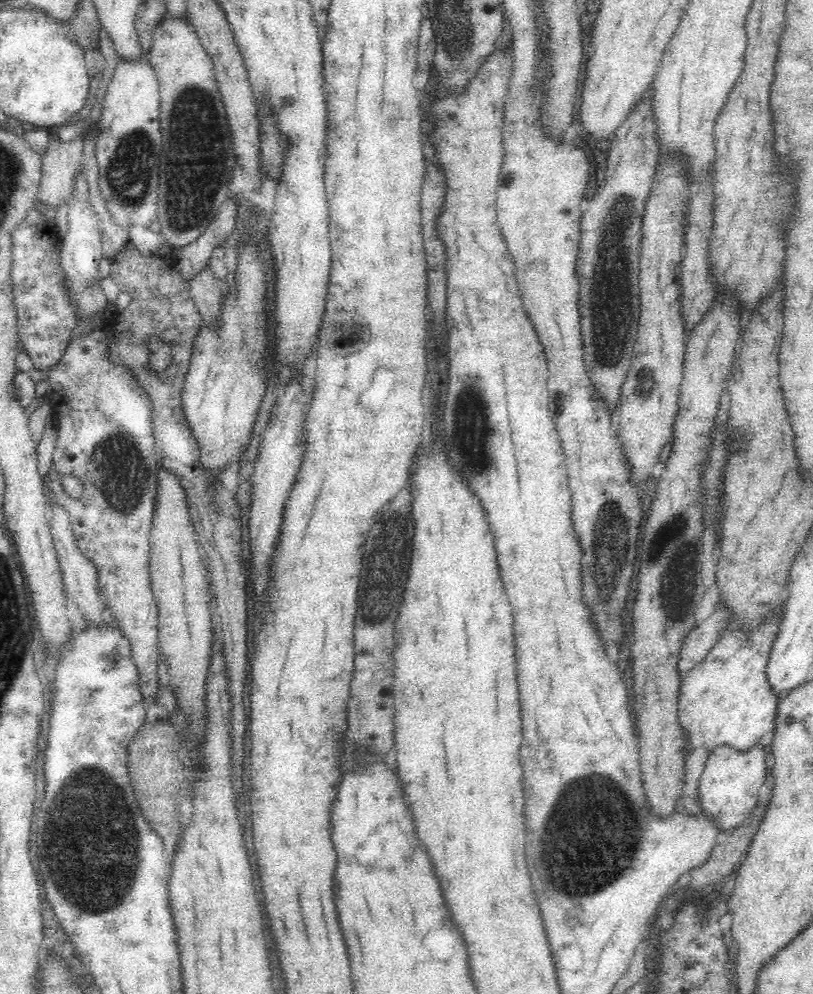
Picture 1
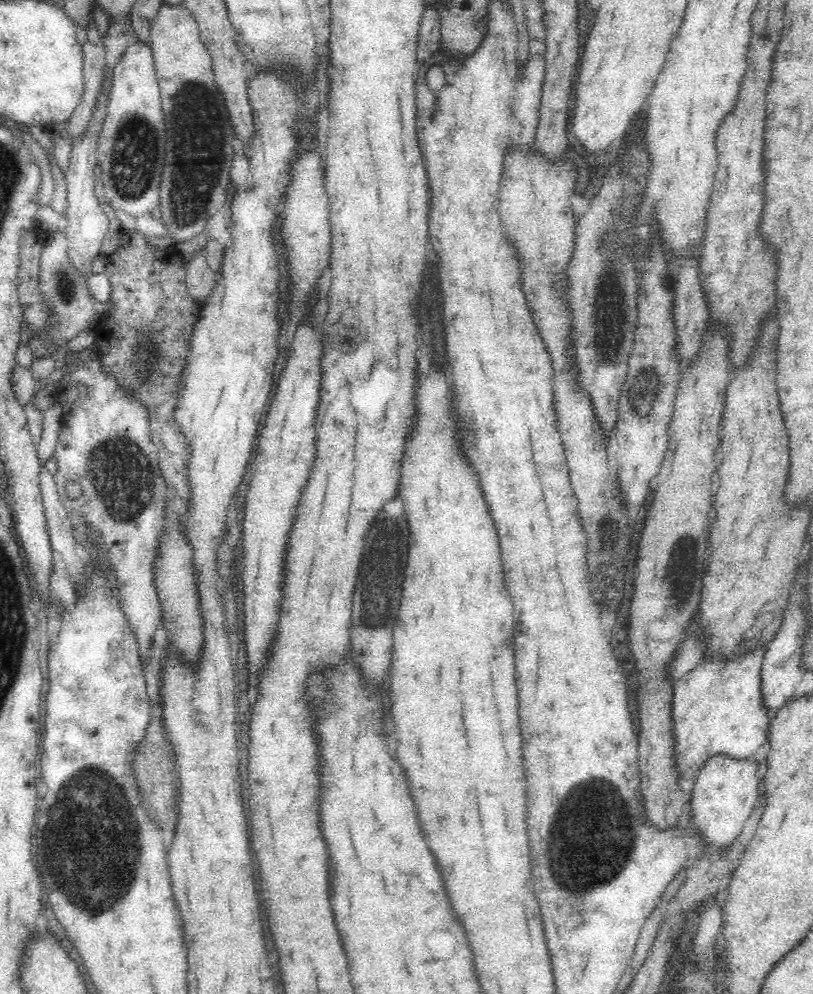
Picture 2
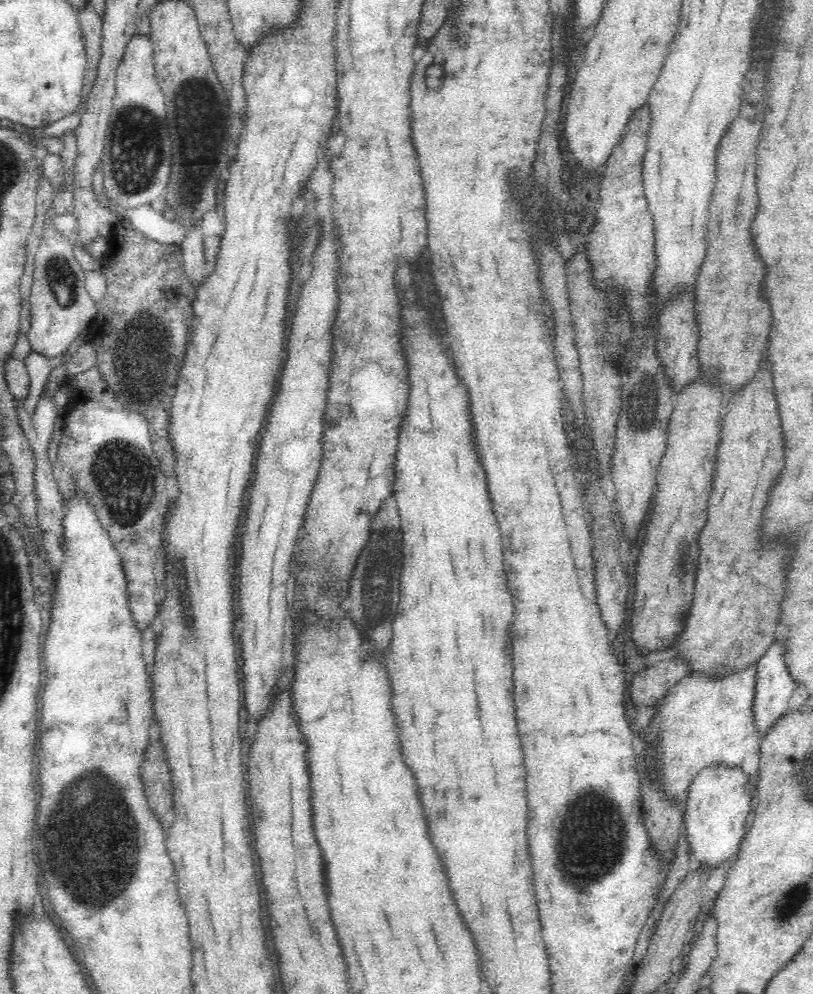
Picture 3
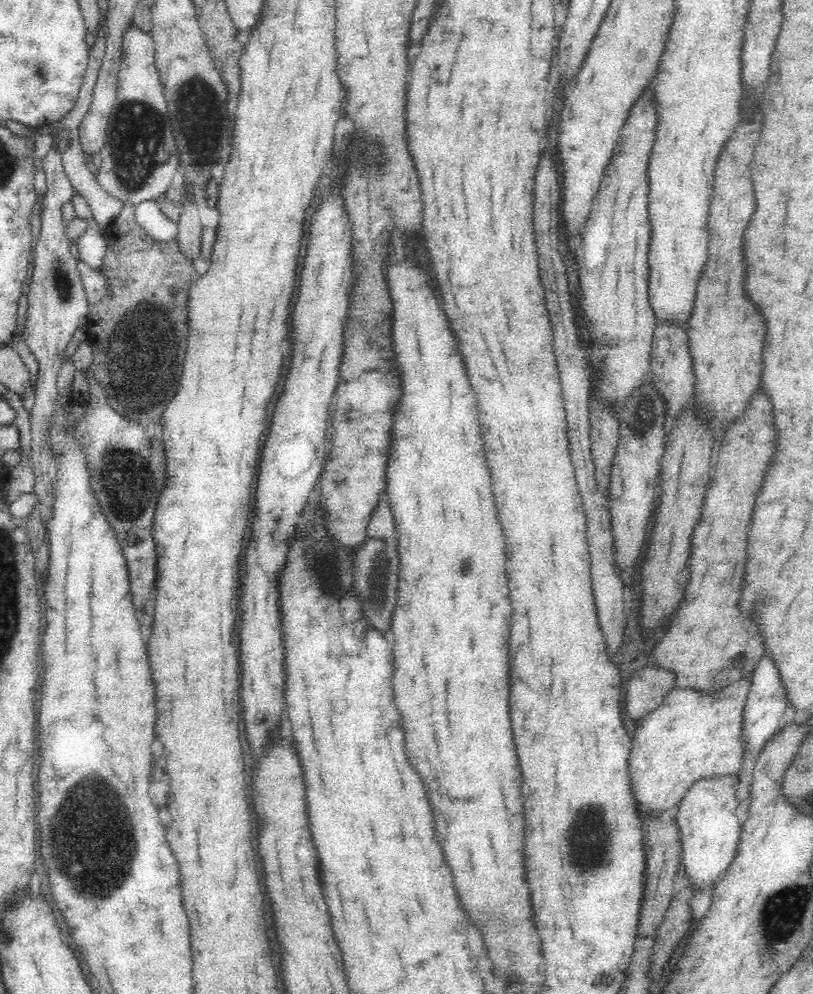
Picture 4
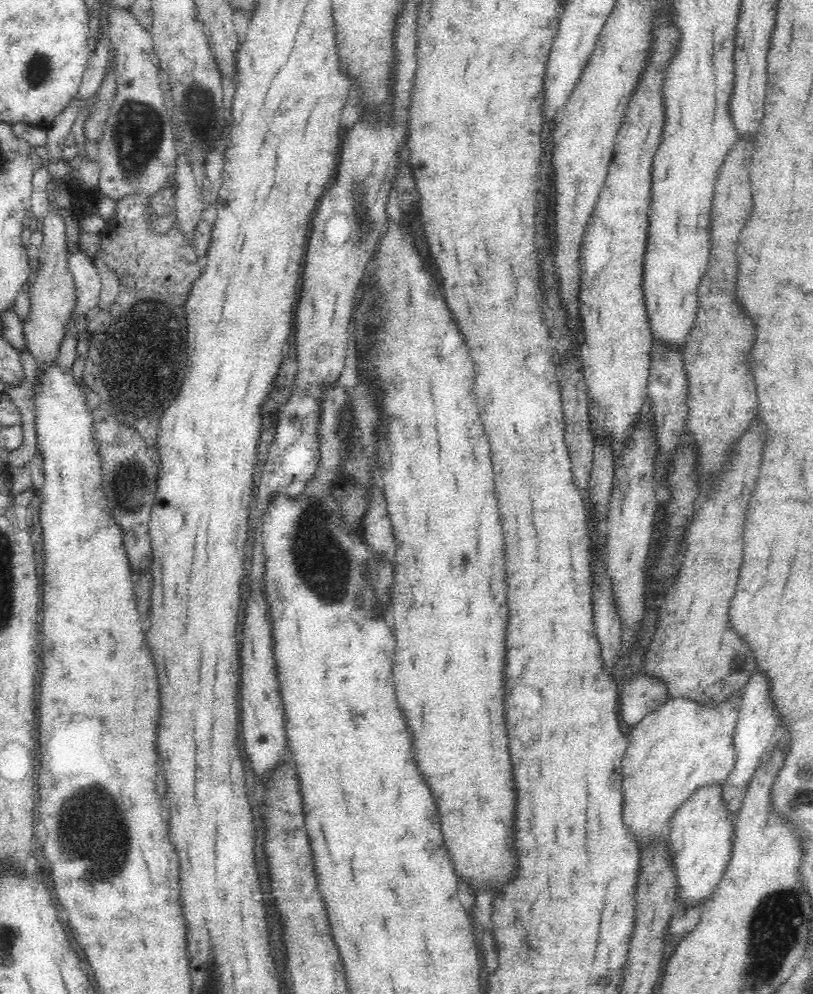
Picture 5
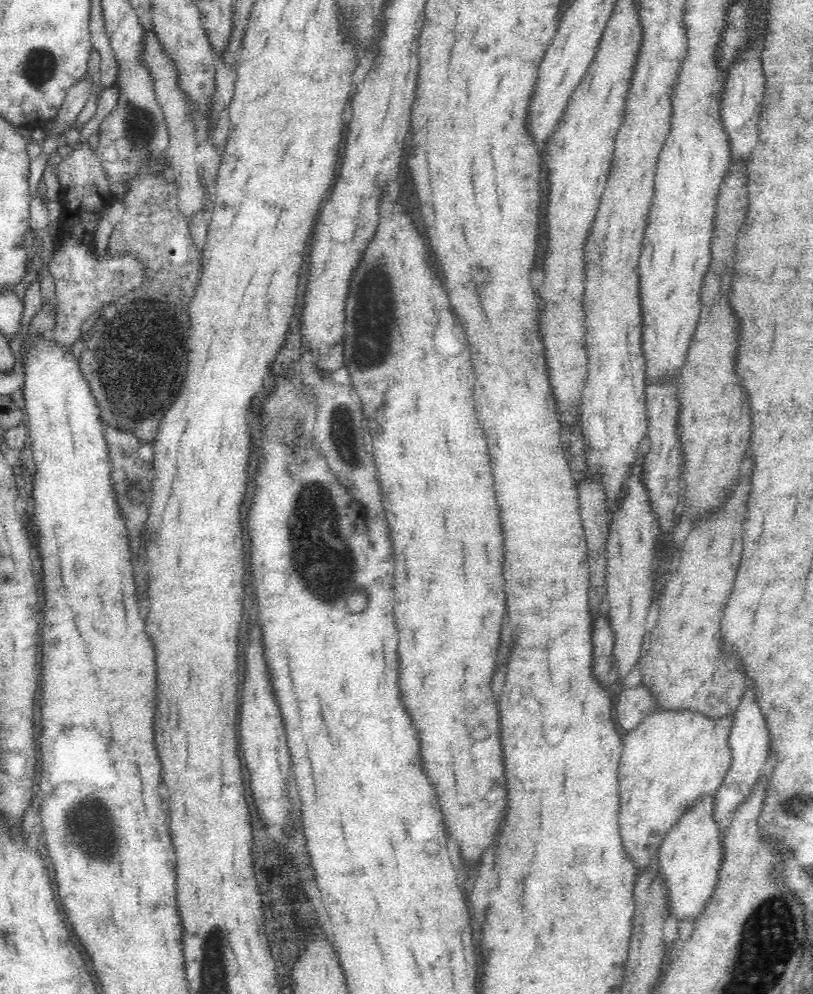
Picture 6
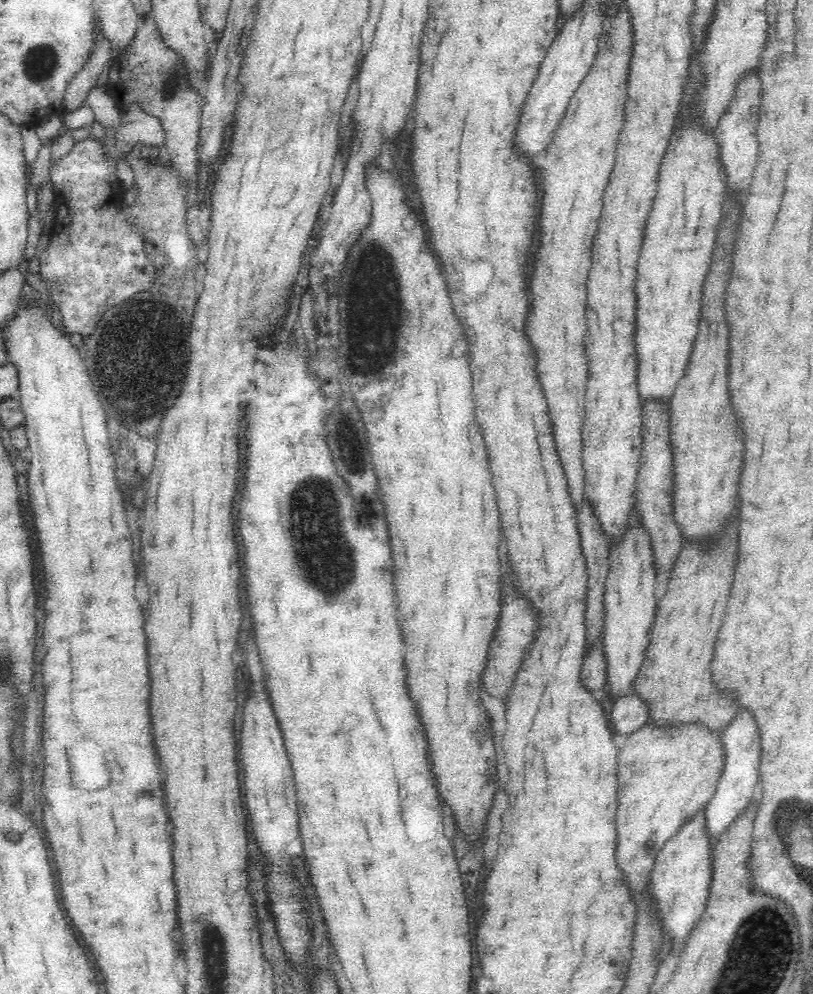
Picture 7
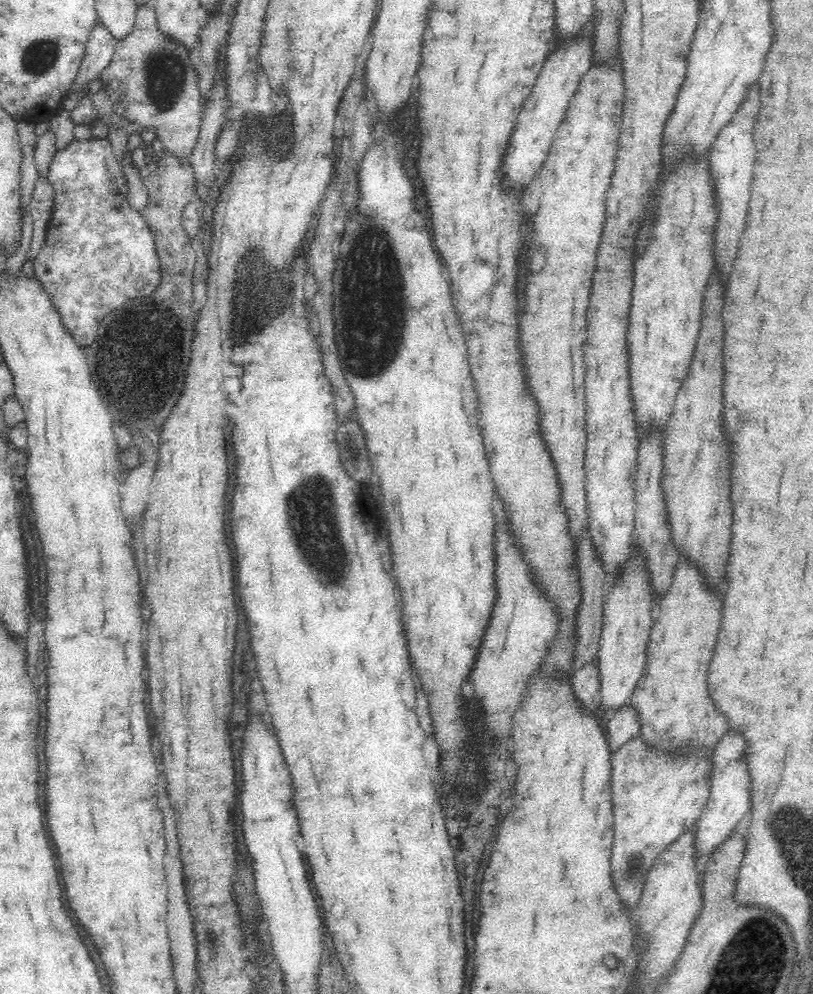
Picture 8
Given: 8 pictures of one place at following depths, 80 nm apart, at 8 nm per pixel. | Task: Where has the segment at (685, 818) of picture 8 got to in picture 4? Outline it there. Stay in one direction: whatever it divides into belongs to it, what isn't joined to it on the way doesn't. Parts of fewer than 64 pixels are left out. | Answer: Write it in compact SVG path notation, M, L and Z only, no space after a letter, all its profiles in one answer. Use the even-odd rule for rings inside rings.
M742 675L726 686L707 691L695 686L675 687L650 714L647 714L635 730L632 752L629 758L630 779L638 802L638 813L644 820L650 811L662 813L678 805L687 790L699 778L711 775L738 773L745 760L748 737L745 734L745 712L752 684L751 675Z

